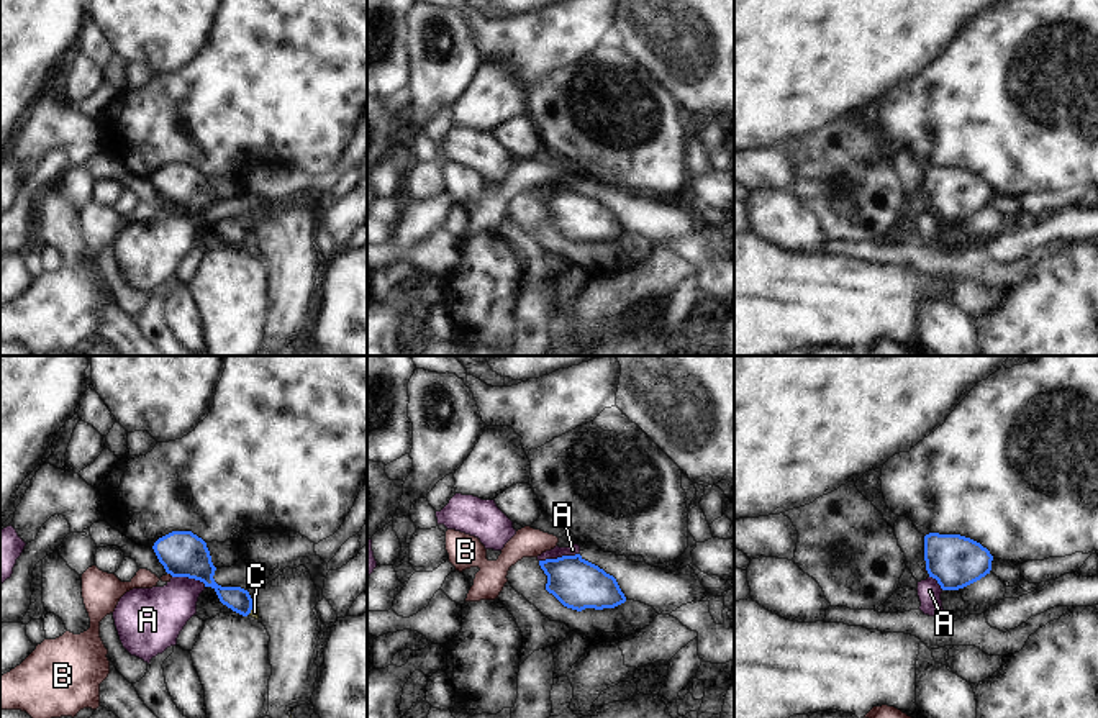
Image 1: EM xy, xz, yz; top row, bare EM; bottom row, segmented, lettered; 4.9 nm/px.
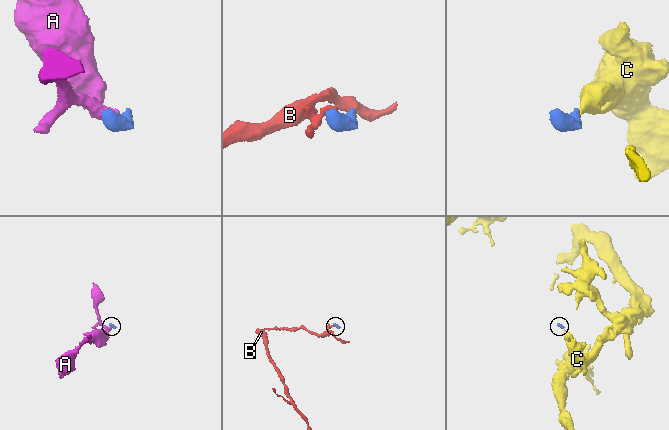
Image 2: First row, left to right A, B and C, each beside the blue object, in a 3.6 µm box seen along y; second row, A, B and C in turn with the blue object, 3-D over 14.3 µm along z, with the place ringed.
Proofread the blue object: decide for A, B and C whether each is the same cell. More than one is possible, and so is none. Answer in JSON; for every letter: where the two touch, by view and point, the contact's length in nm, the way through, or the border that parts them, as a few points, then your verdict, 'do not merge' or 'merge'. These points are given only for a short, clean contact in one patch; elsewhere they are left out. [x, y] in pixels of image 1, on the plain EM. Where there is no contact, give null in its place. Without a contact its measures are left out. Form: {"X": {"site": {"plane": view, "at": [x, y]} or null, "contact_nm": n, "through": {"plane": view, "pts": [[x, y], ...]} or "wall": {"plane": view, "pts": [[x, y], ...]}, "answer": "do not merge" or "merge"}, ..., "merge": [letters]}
{"A": {"site": {"plane": "xz", "at": [558, 190]}, "contact_nm": 200, "wall": {"plane": "xz", "pts": [[577, 186], [539, 194]]}, "answer": "do not merge"}, "B": {"site": {"plane": "xy", "at": [171, 207]}, "contact_nm": 40, "wall": {"plane": "xy", "pts": [[167, 205], [172, 209]]}, "answer": "do not merge"}, "C": {"site": {"plane": "xy", "at": [251, 241]}, "contact_nm": 60, "through": {"plane": "xy", "pts": [[236, 231], [251, 241], [254, 245]]}, "answer": "merge"}, "merge": ["C"]}

